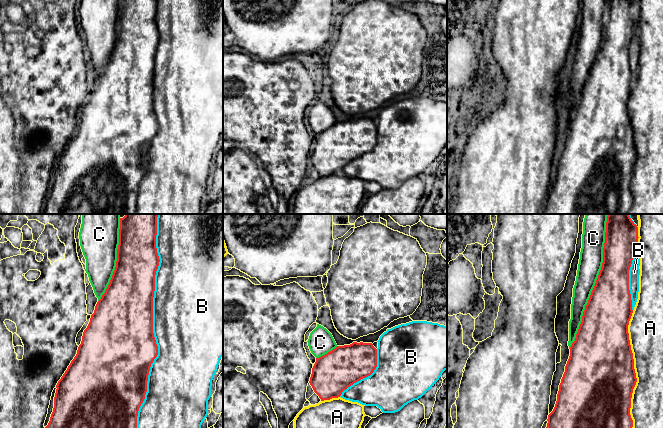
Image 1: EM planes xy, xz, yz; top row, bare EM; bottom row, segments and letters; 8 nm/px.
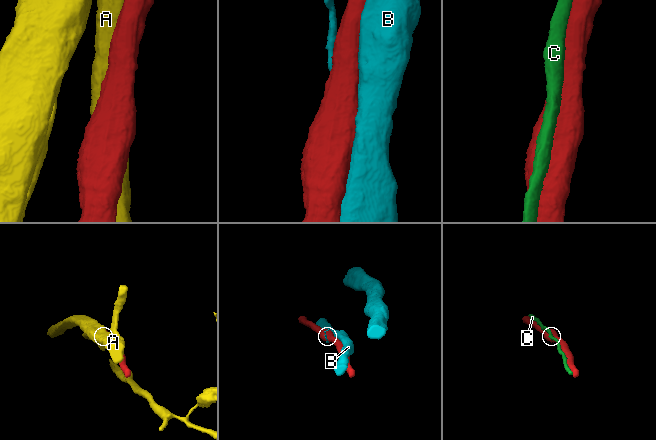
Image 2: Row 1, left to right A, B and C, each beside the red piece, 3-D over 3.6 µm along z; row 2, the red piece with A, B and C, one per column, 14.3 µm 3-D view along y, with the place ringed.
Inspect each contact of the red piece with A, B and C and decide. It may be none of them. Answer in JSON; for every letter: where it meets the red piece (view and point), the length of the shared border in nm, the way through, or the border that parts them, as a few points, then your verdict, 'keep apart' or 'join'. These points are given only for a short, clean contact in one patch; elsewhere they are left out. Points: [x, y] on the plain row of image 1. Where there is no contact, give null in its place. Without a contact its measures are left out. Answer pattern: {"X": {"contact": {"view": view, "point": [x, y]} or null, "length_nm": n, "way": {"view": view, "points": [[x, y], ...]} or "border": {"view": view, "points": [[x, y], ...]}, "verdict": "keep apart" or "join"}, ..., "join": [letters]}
{"A": {"contact": {"view": "yz", "point": [635, 150]}, "length_nm": 1050, "verdict": "keep apart"}, "B": {"contact": {"view": "xy", "point": [152, 107]}, "length_nm": 1700, "verdict": "keep apart"}, "C": {"contact": {"view": "yz", "point": [594, 62]}, "length_nm": 1050, "verdict": "join"}, "join": ["C"]}

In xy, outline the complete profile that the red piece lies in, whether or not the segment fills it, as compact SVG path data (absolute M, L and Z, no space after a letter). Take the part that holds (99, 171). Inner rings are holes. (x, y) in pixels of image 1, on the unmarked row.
M120 0L115 46L105 69L95 82L87 104L83 108L82 117L76 132L56 161L54 184L50 197L44 205L43 214L136 214L138 187L147 168L147 157L151 140L158 131L158 122L153 109L155 51L160 38L156 24L156 11L157 0Z

